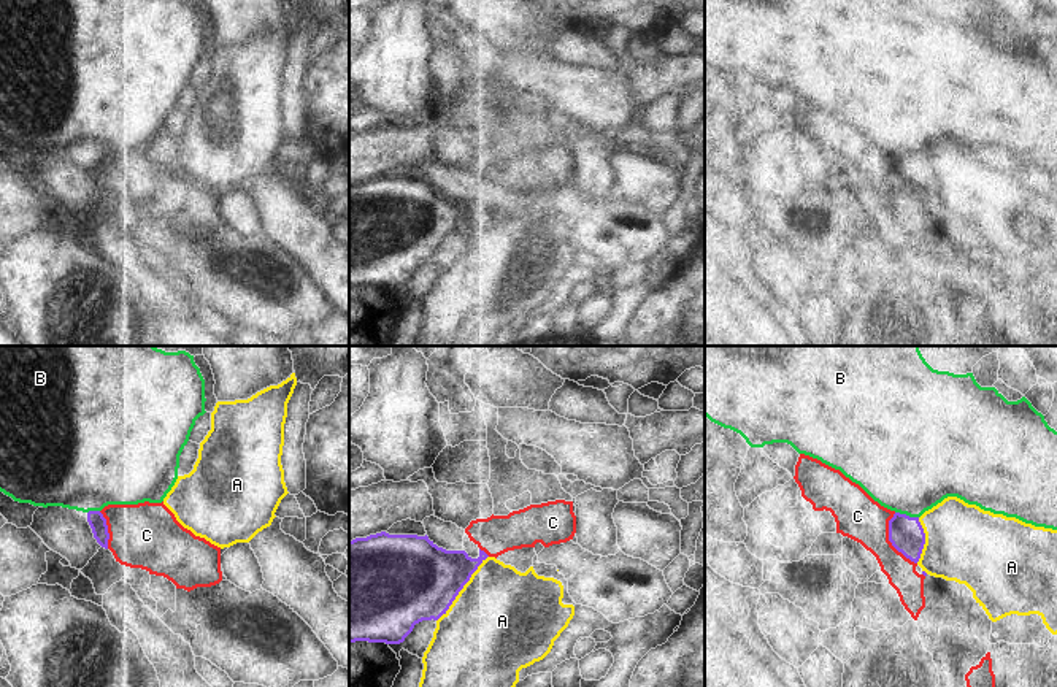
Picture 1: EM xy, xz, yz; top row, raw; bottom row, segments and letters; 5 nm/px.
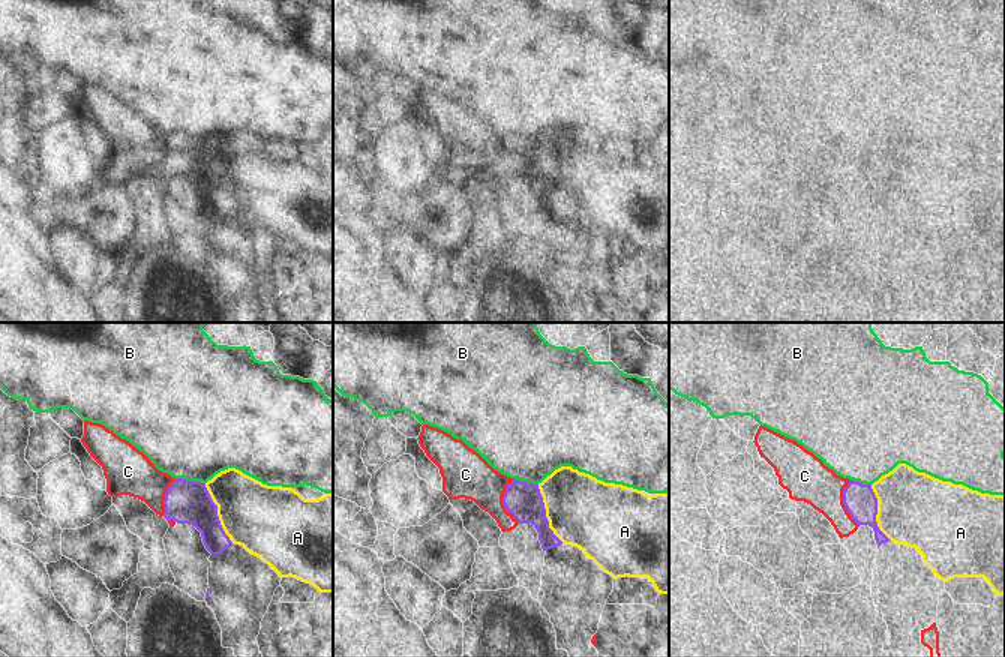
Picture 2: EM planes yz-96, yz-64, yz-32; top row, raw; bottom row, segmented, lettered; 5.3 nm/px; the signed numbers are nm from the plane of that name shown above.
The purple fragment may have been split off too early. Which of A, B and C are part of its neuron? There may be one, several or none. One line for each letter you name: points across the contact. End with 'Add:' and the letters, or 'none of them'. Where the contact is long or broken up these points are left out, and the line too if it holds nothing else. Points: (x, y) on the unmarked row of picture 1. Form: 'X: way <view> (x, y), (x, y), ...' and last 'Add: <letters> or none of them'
Add: none of them

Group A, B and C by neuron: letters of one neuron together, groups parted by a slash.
A / B / C

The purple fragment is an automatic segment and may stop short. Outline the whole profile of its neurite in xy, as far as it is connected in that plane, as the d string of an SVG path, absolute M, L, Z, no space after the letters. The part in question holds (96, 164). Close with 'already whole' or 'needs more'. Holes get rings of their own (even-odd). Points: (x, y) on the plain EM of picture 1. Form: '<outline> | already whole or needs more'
M89 155L87 167L92 173L92 178L97 187L102 192L108 194L110 178L108 178L106 163L103 162L103 159L100 155Z | already whole

